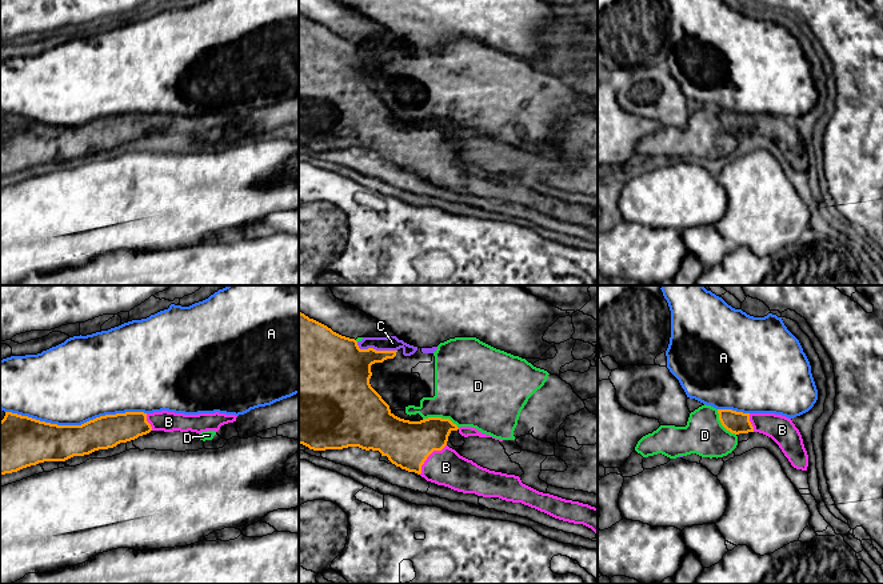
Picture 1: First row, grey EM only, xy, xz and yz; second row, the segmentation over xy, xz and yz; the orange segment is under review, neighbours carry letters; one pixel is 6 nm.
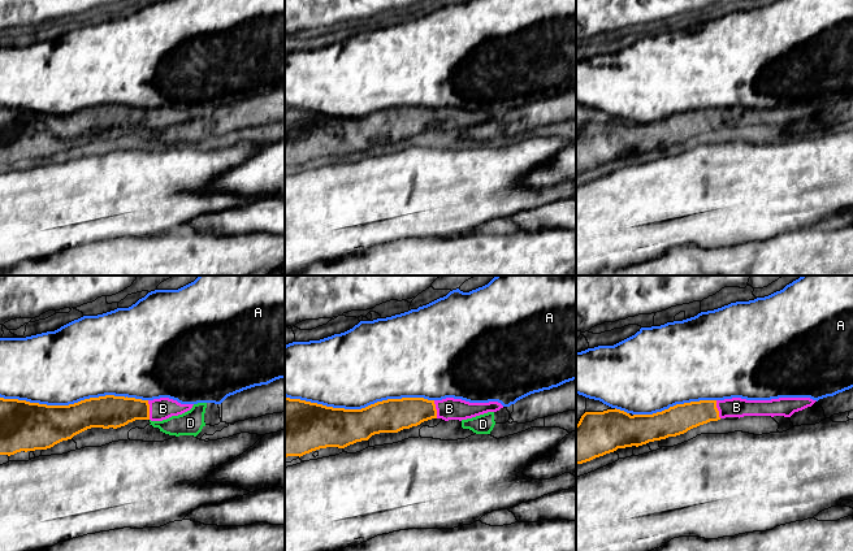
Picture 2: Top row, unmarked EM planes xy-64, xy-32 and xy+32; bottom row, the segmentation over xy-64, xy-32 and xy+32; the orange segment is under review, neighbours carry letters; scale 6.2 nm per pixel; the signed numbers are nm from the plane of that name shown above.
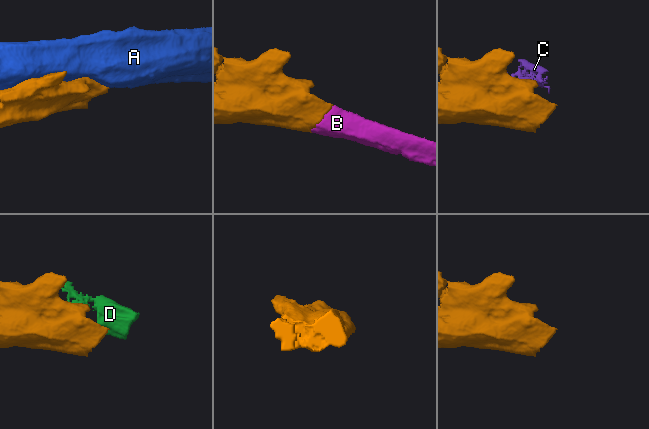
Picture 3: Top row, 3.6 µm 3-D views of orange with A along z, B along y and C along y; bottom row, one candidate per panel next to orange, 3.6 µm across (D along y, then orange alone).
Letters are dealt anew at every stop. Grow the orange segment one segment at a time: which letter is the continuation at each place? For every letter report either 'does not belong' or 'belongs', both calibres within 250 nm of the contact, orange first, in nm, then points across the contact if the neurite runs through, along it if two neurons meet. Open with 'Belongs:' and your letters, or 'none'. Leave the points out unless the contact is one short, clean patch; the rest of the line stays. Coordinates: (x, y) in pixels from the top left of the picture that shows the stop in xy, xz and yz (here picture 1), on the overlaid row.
Belongs: B
A: does not belong | 240/480 nm
B: belongs | 280/220 nm
C: does not belong | 360/90 nm
D: does not belong | 280/440 nm

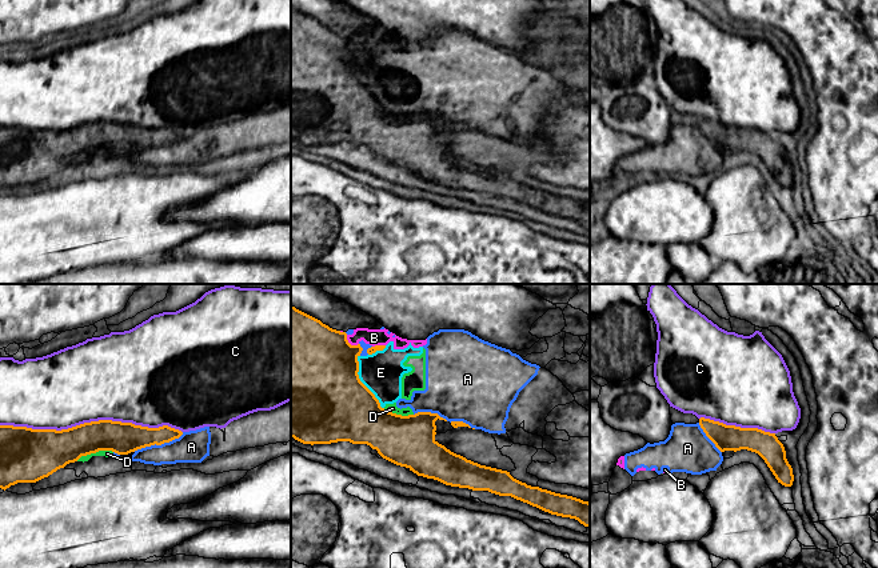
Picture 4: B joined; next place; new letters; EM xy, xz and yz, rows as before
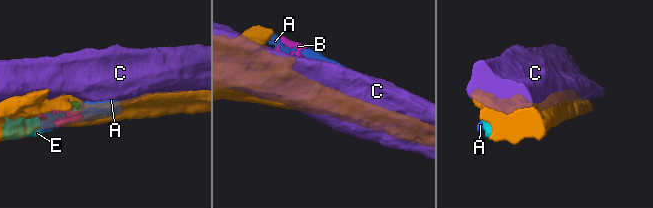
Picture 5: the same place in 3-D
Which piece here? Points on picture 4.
Belongs: none
A: does not belong | 190/190 nm
B: does not belong | 500/100 nm
C: does not belong | 220/480 nm
D: does not belong | 240/50 nm
E: does not belong | 500/240 nm

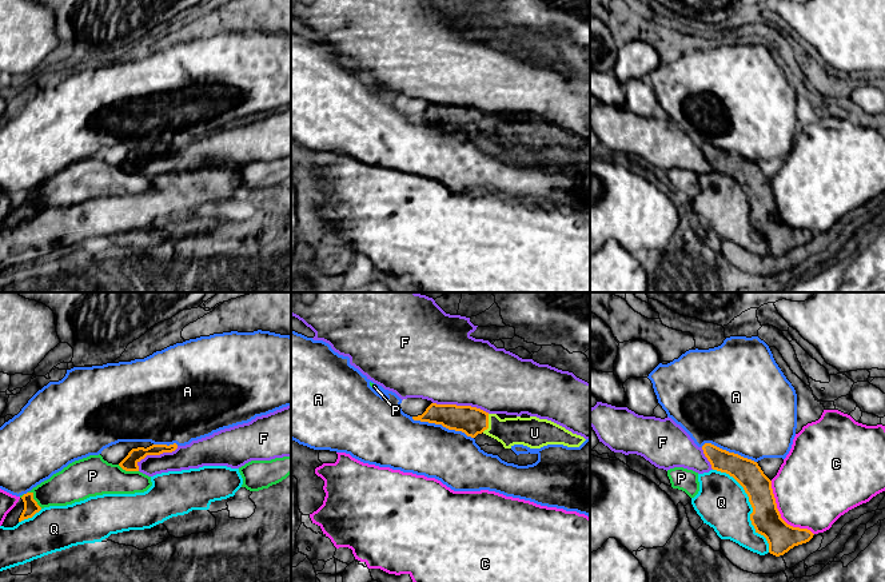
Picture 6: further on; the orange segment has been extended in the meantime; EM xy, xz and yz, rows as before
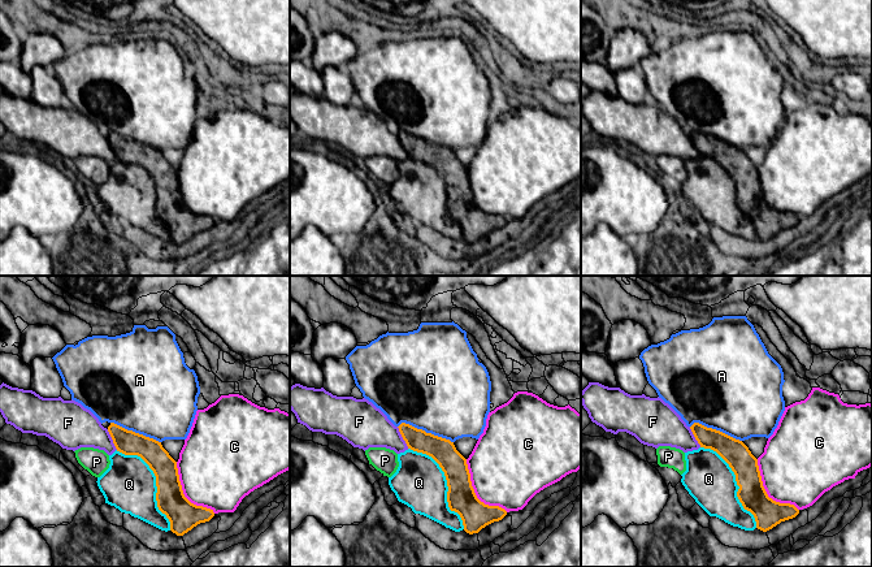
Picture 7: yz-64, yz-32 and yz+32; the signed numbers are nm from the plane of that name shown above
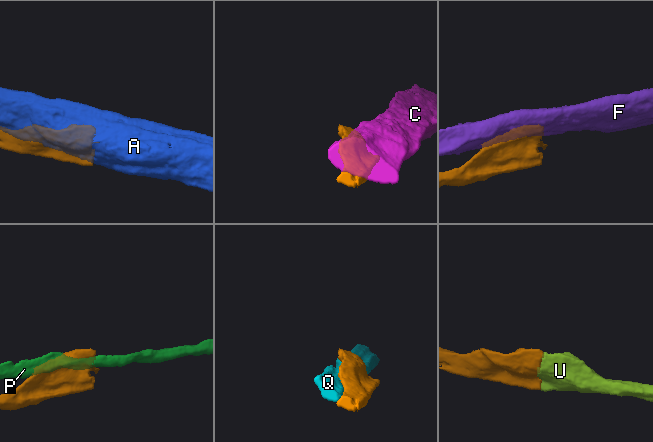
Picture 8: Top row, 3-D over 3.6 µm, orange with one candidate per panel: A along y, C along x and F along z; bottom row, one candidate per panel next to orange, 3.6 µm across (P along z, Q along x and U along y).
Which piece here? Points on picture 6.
Belongs: U
A: does not belong | 170/320 nm
C: does not belong | 180/460 nm
F: does not belong | 170/440 nm
P: does not belong | 100/240 nm
Q: does not belong | 180/300 nm
U: belongs | 170/170 nm

